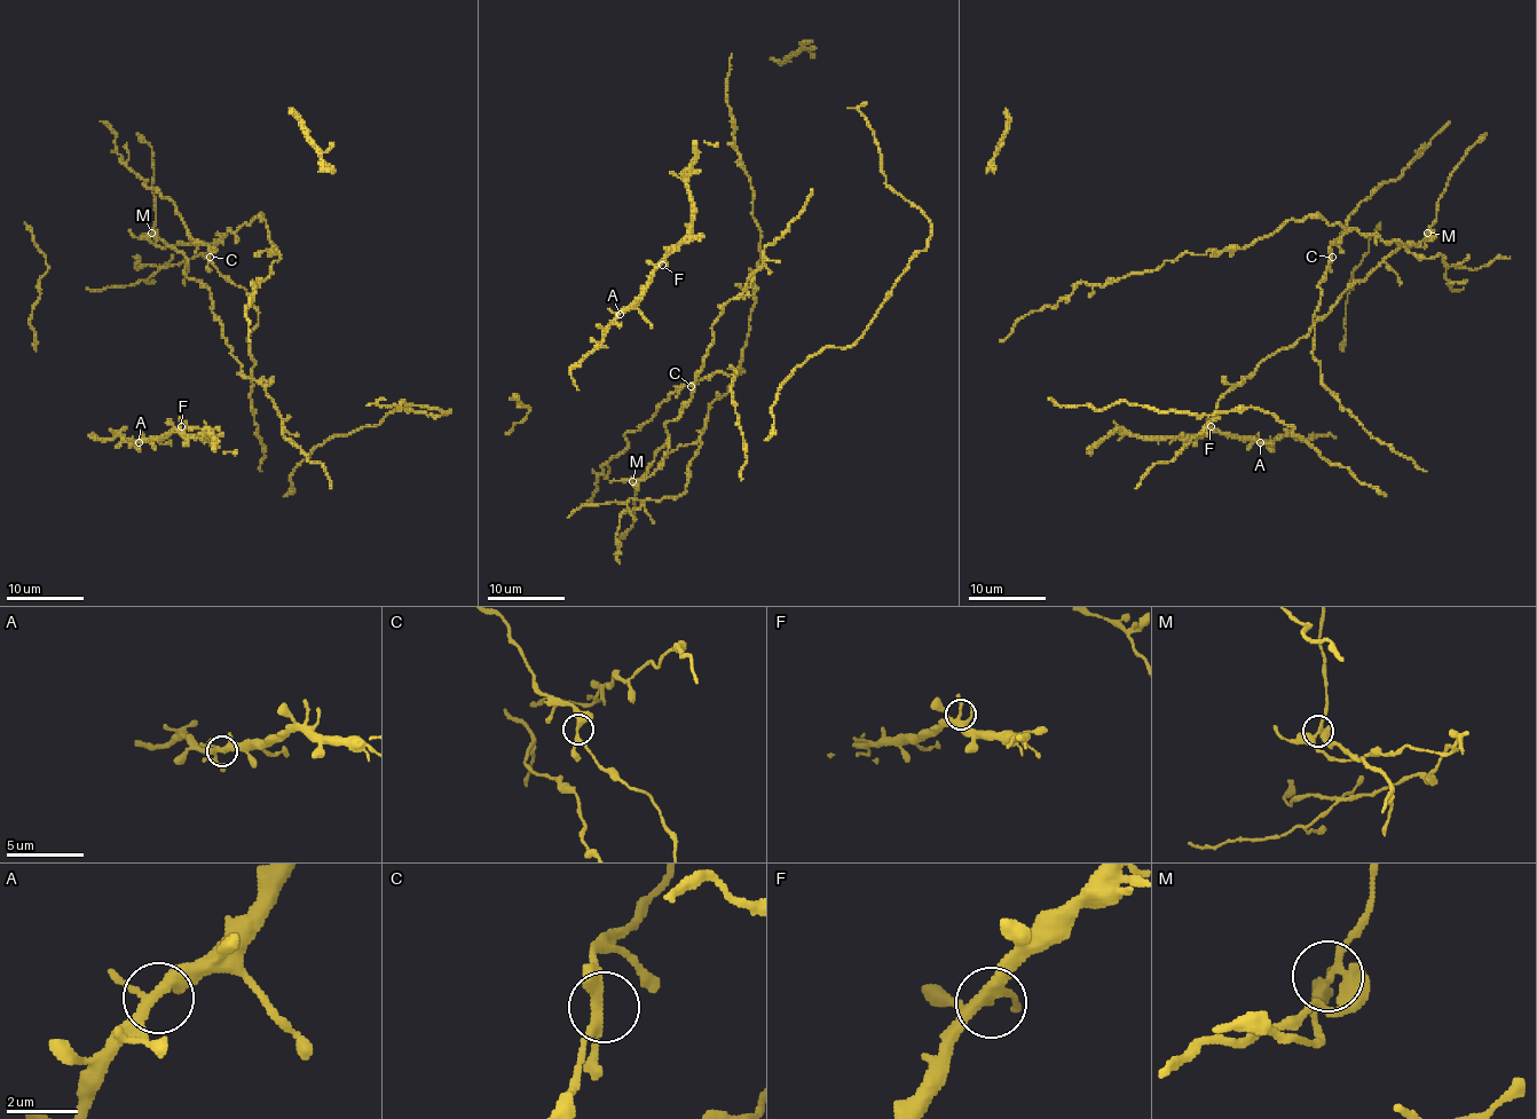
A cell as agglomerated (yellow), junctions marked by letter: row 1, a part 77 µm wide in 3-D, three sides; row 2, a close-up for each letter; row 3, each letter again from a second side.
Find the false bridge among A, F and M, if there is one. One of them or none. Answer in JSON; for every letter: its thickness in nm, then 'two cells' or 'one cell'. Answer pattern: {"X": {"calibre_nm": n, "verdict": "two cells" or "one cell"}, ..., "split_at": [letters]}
{"A": {"calibre_nm": 320, "verdict": "one cell"}, "F": {"calibre_nm": 280, "verdict": "one cell"}, "M": {"calibre_nm": 280, "verdict": "two cells"}, "split_at": ["M"]}

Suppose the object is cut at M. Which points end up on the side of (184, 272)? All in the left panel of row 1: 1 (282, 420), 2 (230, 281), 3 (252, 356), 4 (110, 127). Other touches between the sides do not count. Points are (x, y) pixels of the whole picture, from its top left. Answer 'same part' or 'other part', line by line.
1: same part
2: other part
3: other part
4: other part

